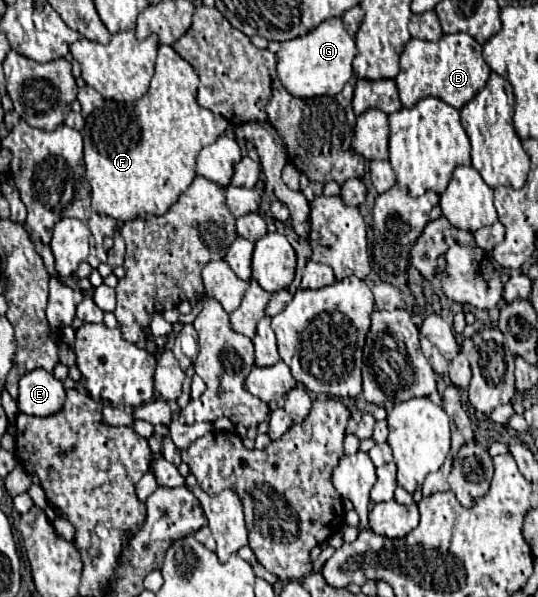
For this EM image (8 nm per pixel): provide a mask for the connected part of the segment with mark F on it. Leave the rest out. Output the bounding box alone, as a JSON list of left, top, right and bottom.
[81,45,230,221]

